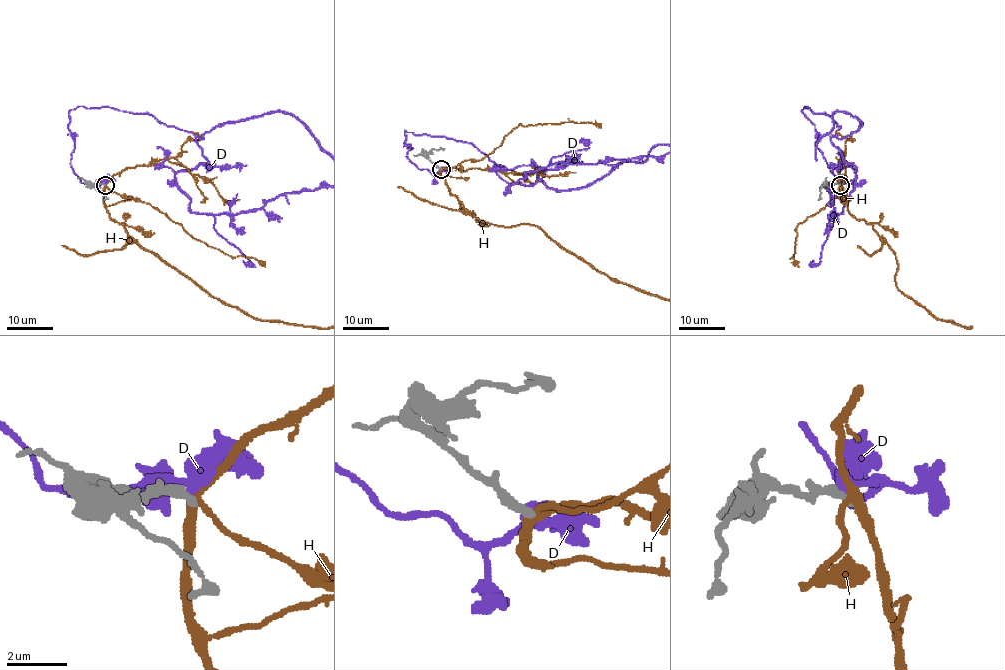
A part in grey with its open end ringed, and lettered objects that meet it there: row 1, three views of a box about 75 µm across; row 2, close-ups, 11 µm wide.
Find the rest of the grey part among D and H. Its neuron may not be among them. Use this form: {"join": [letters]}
{"join": []}

